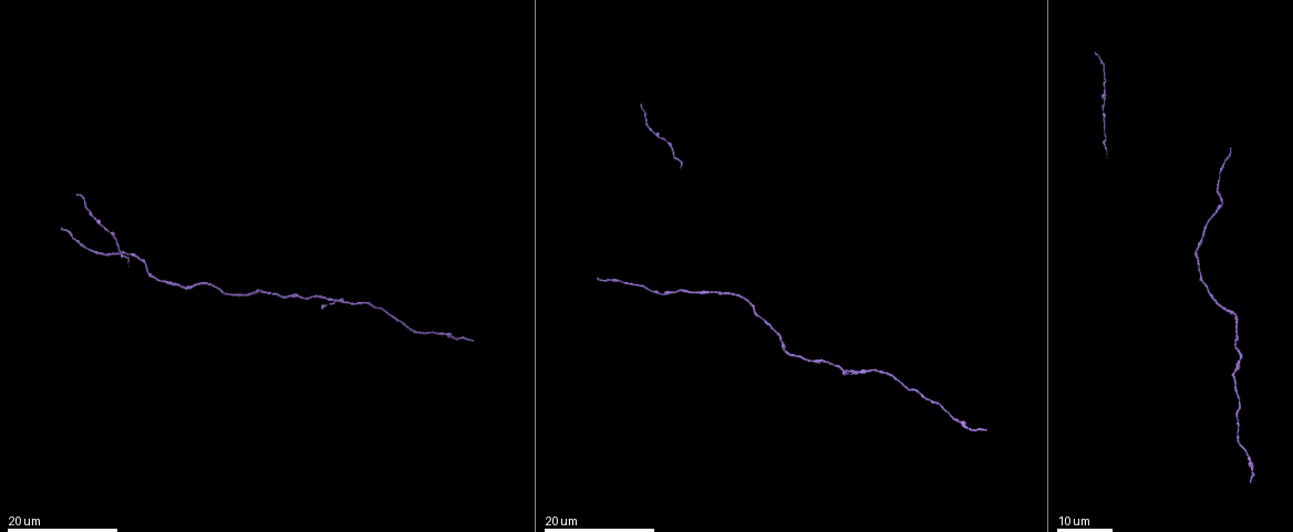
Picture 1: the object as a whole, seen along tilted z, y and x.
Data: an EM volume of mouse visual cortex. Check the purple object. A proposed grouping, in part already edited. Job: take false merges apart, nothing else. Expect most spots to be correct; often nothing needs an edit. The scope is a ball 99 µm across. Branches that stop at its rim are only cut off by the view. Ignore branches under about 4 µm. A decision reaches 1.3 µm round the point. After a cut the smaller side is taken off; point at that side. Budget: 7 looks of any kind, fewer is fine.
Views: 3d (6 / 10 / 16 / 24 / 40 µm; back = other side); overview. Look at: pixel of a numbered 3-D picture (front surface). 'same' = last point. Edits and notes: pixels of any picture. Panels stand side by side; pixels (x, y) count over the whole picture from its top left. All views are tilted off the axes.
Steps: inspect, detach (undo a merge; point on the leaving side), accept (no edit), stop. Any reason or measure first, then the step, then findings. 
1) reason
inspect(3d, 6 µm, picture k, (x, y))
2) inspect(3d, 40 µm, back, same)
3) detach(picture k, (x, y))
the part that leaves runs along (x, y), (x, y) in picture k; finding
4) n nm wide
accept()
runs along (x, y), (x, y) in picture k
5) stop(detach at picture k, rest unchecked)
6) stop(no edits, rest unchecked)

calibre changes
inspect(3d, 16 µm, picture 1, (167, 283))

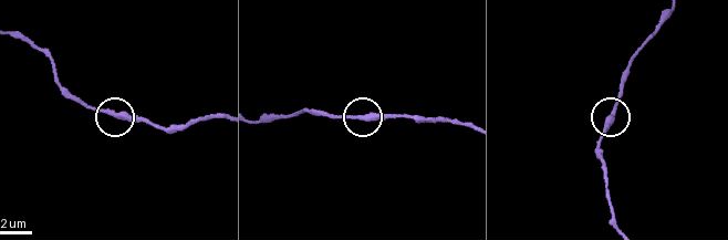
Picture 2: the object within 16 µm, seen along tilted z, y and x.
inspect(3d, 10 µm, picture 2, (612, 112))

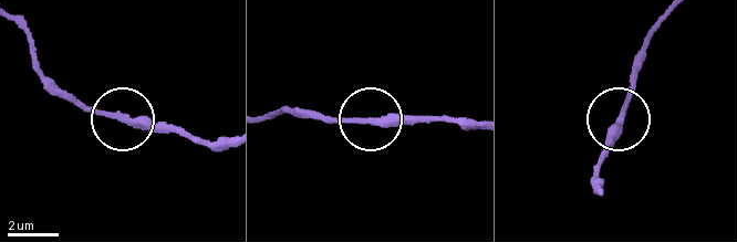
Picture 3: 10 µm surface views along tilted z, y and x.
accept()
runs along (222, 137), (185, 138), (62, 100) in picture 3; all the same cell

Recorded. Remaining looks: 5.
inspect(3d, 24 µm, picture 1, (146, 268))

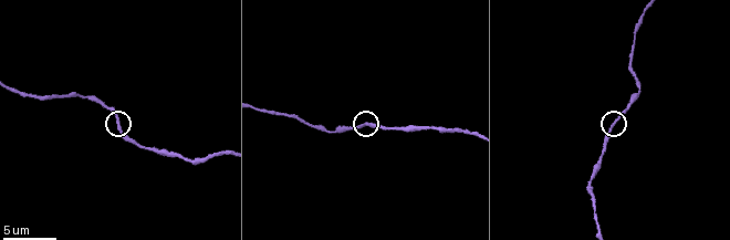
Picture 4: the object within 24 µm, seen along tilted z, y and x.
inspect(3d, 10 µm, picture 4, (613, 124))

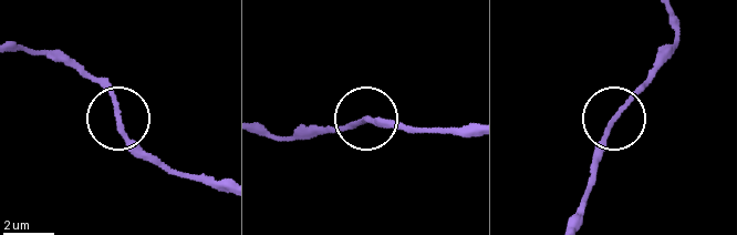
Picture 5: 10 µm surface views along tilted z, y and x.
side arm 21 µm
accept()
one cell here

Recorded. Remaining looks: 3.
sudden change in width
inspect(3d, 24 µm, picture 1, (1104, 104))

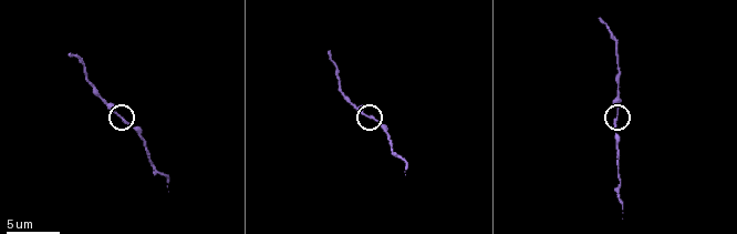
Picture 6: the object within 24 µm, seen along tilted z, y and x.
inspect(3d, 10 µm, picture 6, (618, 113))

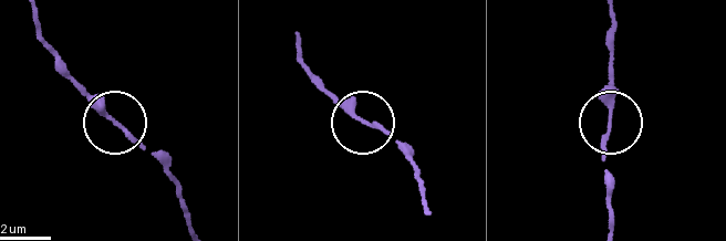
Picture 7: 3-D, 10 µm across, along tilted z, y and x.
accept()
continuous, no second cell

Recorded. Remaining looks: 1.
stop(no edits, rest unchecked)

